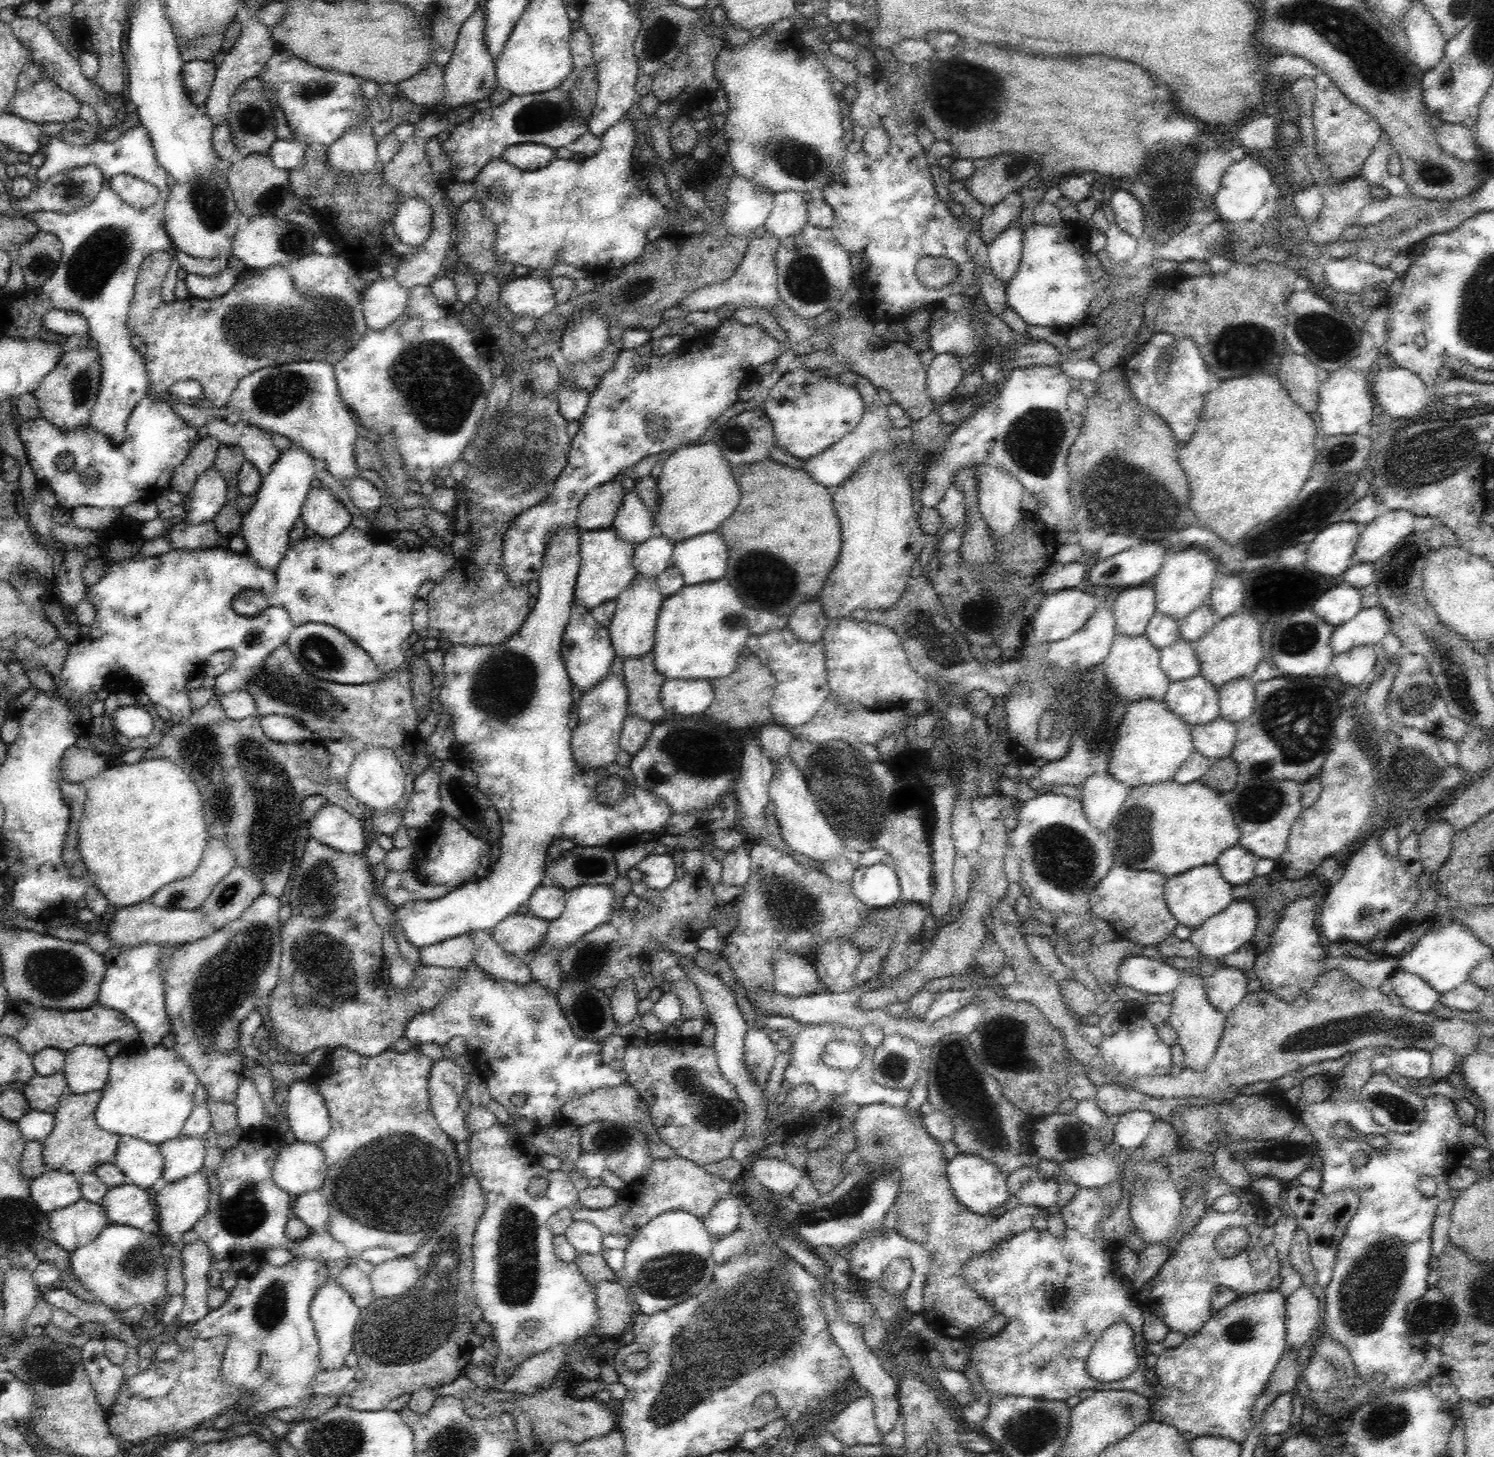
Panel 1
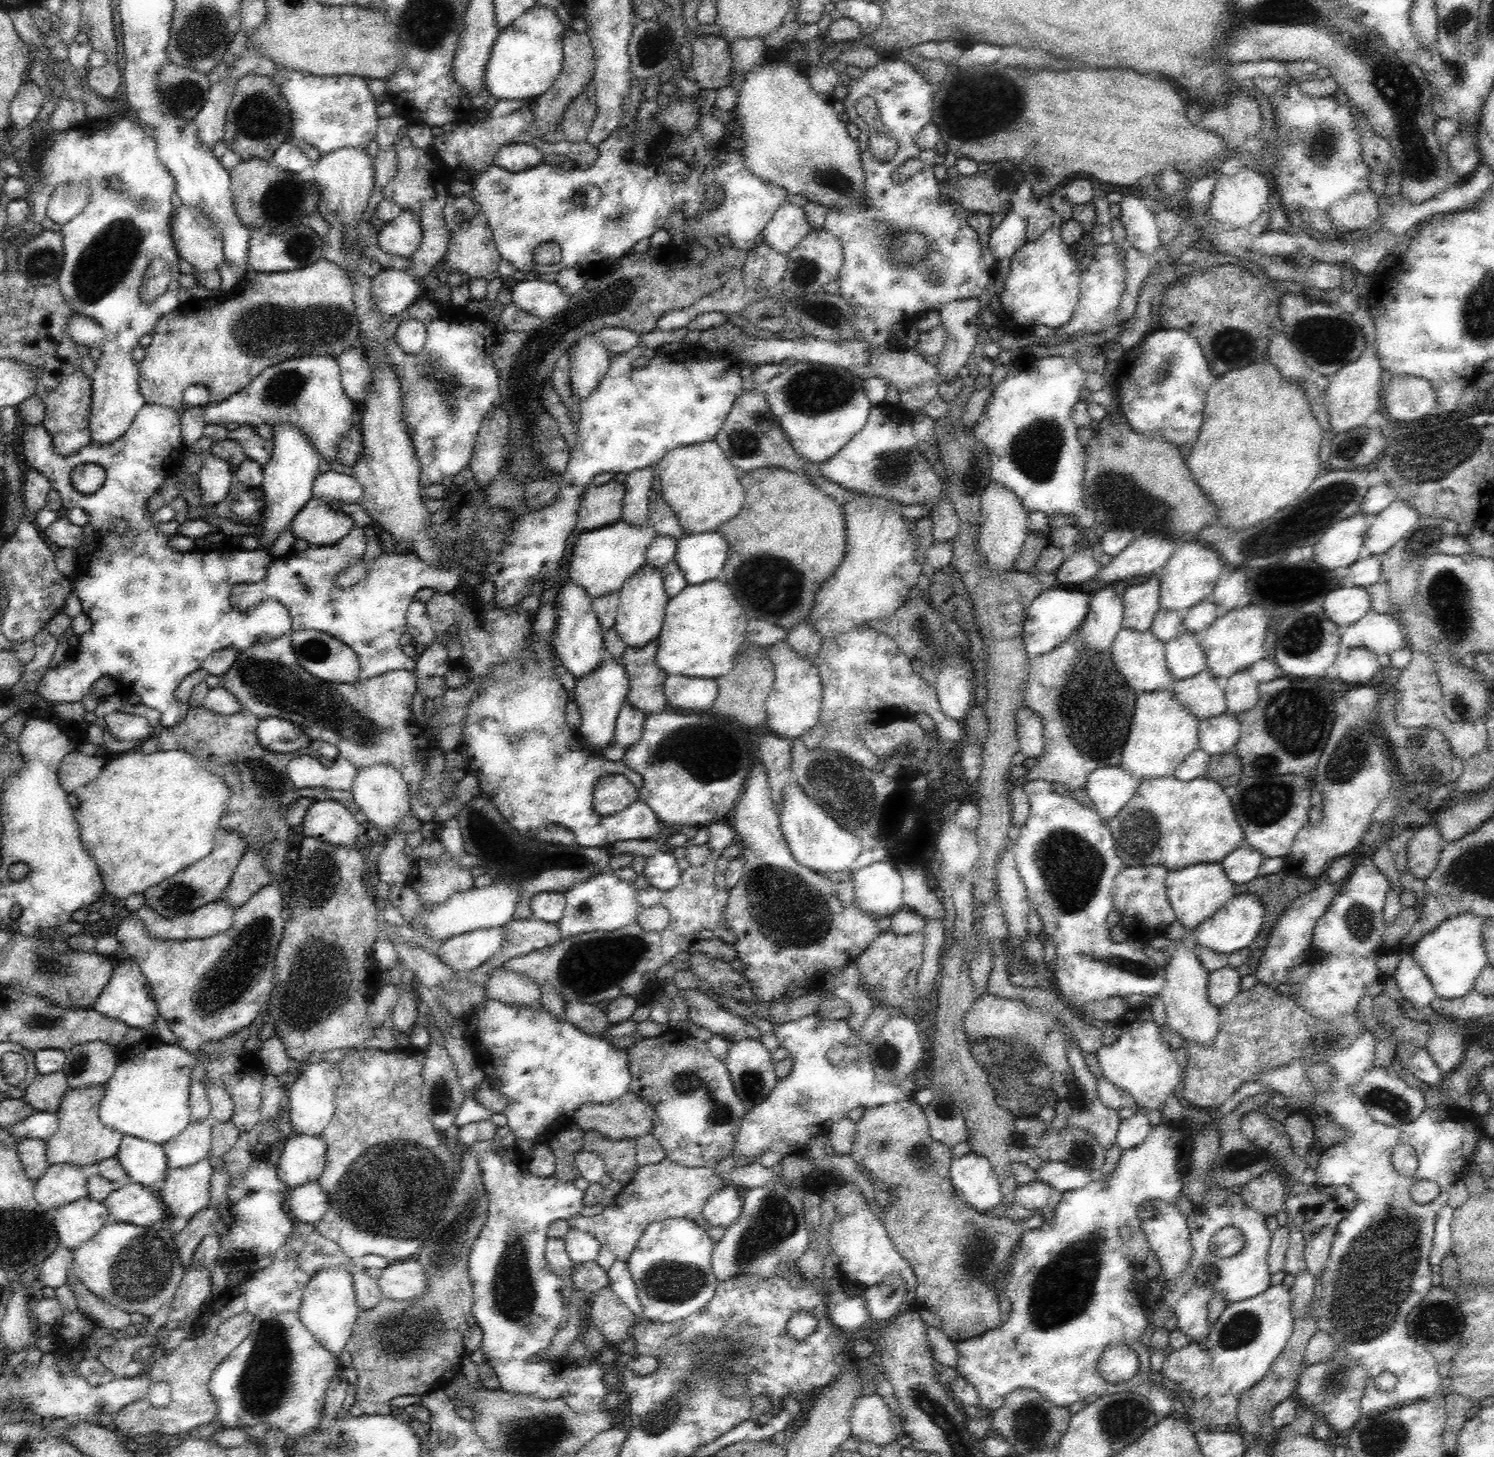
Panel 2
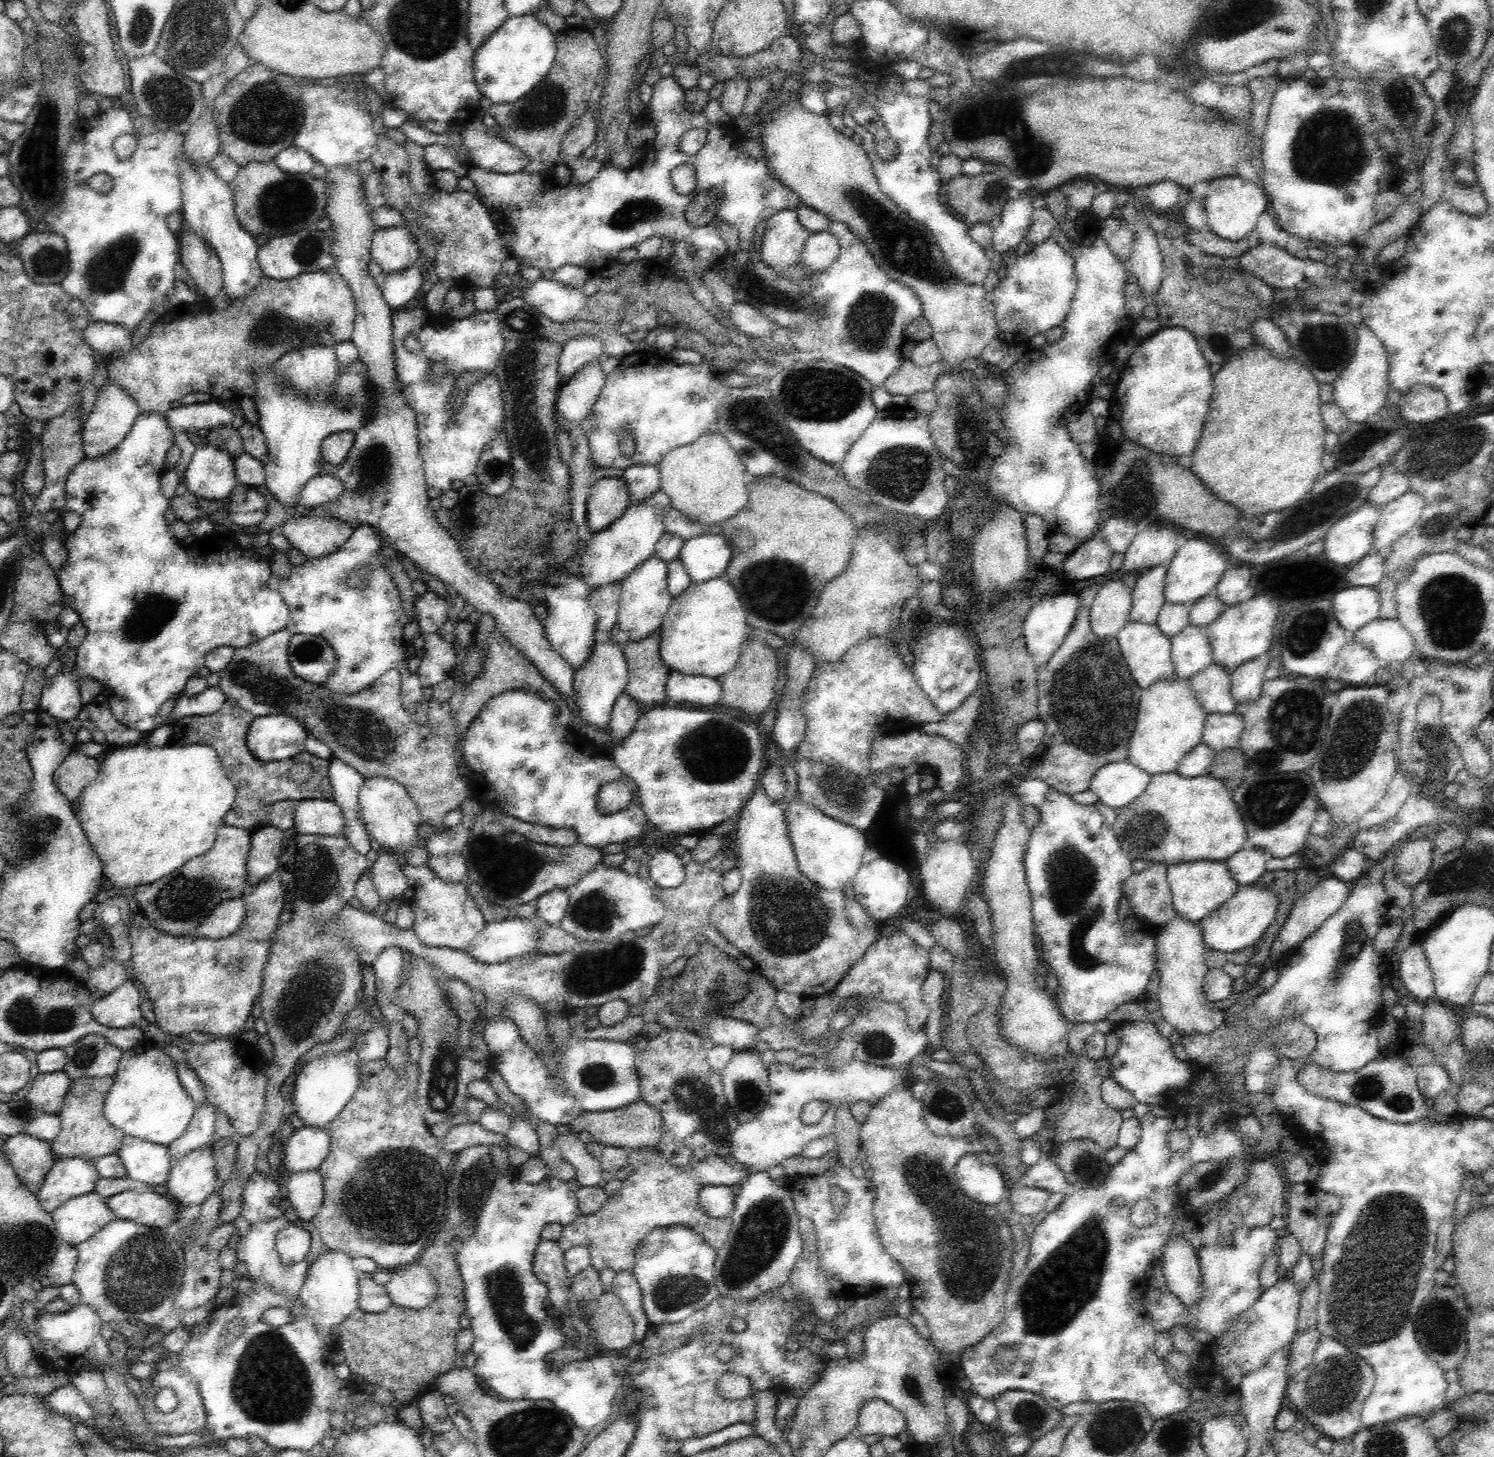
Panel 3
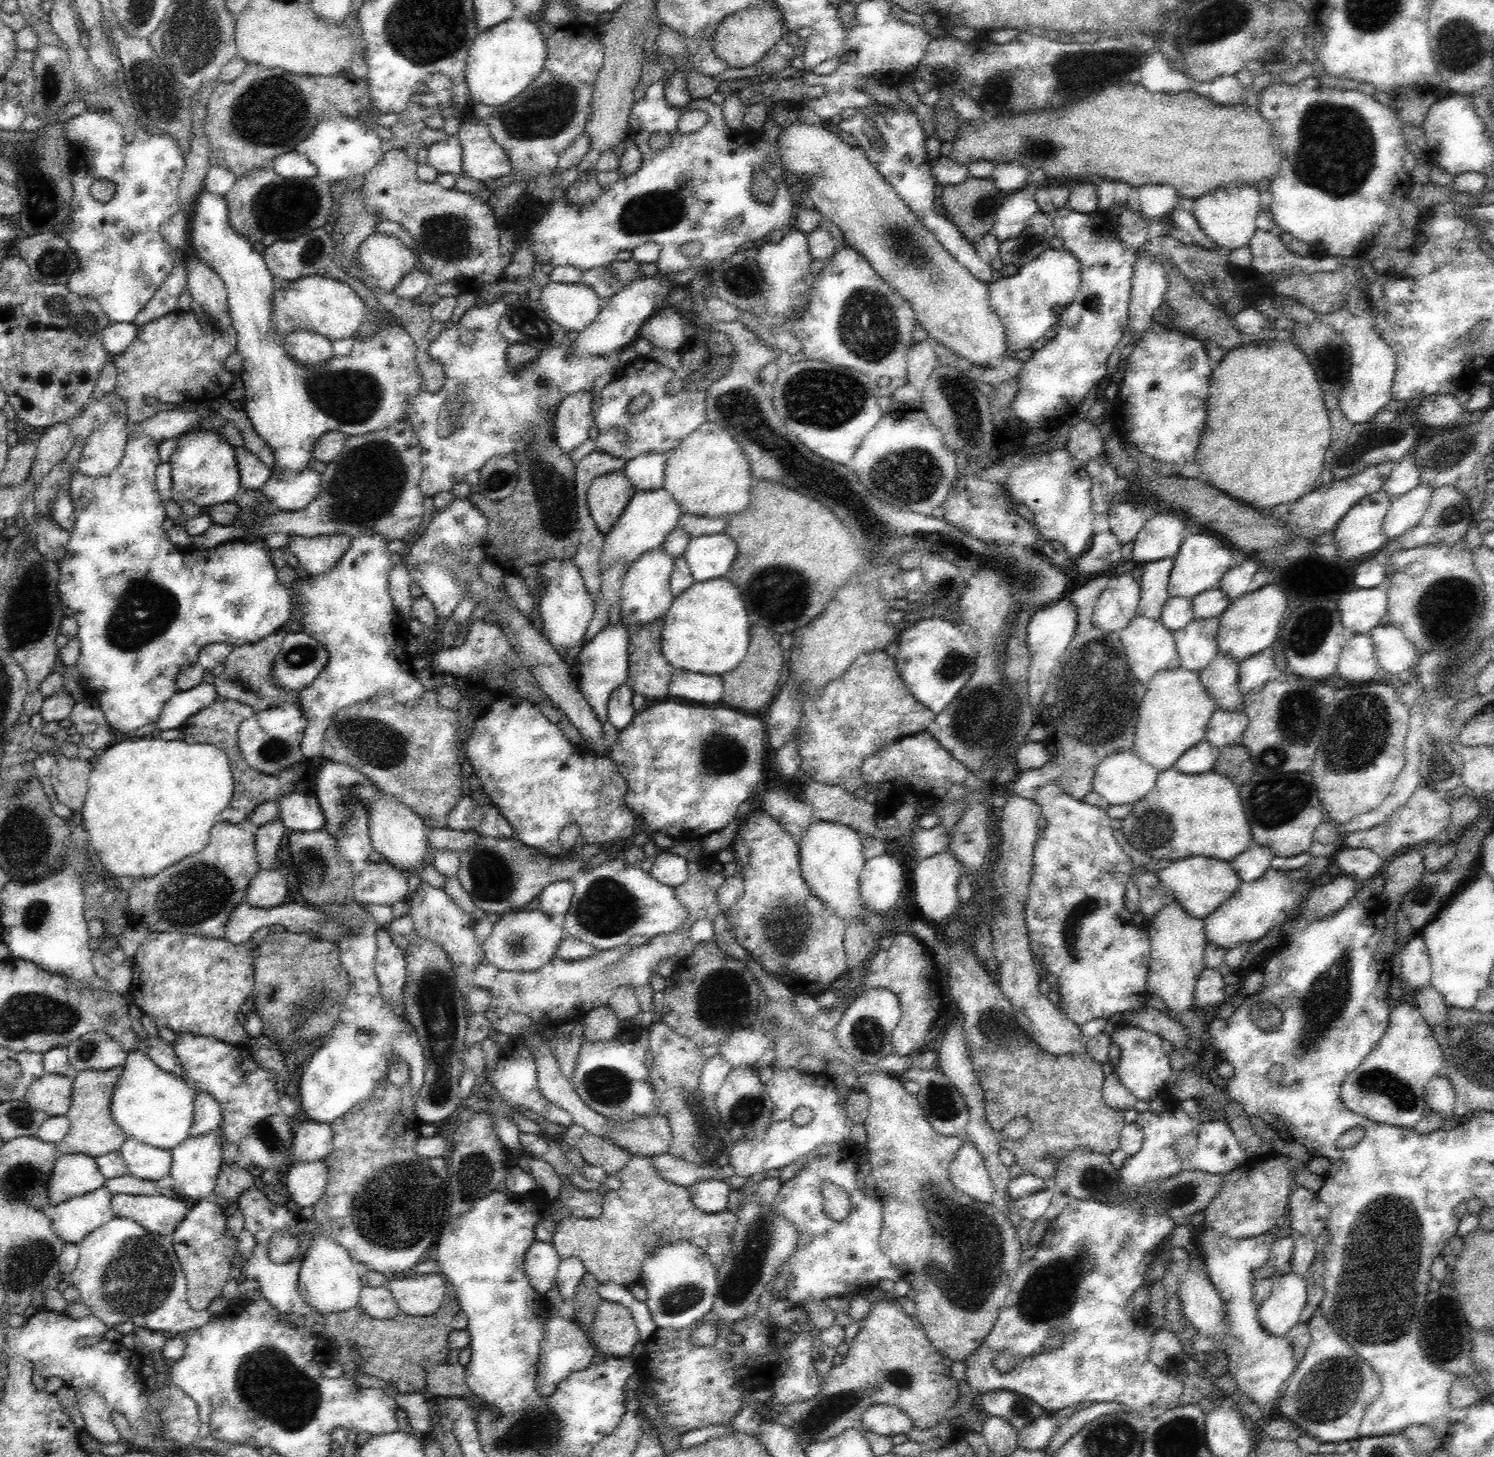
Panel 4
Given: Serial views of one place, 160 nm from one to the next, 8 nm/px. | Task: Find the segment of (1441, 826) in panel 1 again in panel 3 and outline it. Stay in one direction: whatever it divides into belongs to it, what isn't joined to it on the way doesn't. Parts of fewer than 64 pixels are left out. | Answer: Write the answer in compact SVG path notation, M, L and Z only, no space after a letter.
M1432 835L1401 842L1395 852L1397 875L1415 887L1430 872L1434 854Z

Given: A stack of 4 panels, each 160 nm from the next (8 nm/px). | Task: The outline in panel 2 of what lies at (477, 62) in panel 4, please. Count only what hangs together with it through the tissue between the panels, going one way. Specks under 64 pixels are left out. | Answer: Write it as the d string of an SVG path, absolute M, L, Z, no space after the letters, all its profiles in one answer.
M534 4L508 28L501 30L486 66L484 84L488 93L500 99L520 100L547 92L562 72L565 30L556 10L541 4Z

